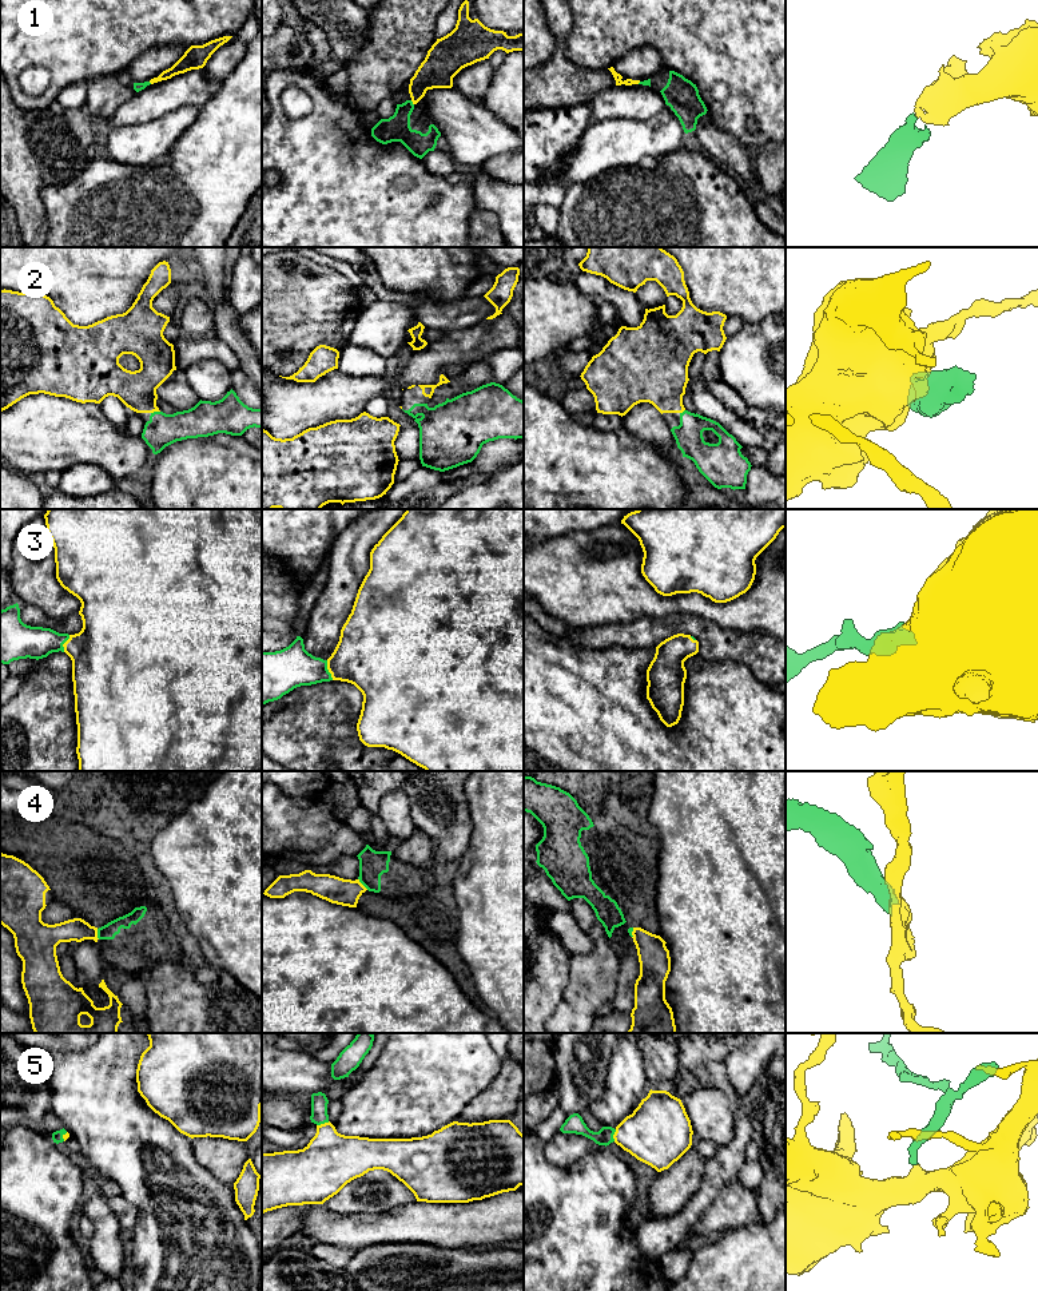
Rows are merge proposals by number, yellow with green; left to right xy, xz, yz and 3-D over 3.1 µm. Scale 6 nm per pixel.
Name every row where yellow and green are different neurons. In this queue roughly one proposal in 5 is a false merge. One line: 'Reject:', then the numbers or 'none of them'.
Reject: 4

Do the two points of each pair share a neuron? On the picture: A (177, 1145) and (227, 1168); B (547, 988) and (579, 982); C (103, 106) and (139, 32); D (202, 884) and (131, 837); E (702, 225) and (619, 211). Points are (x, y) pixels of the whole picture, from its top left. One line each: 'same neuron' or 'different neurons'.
A: different neurons
B: different neurons
C: different neurons
D: different neurons
E: same neuron

